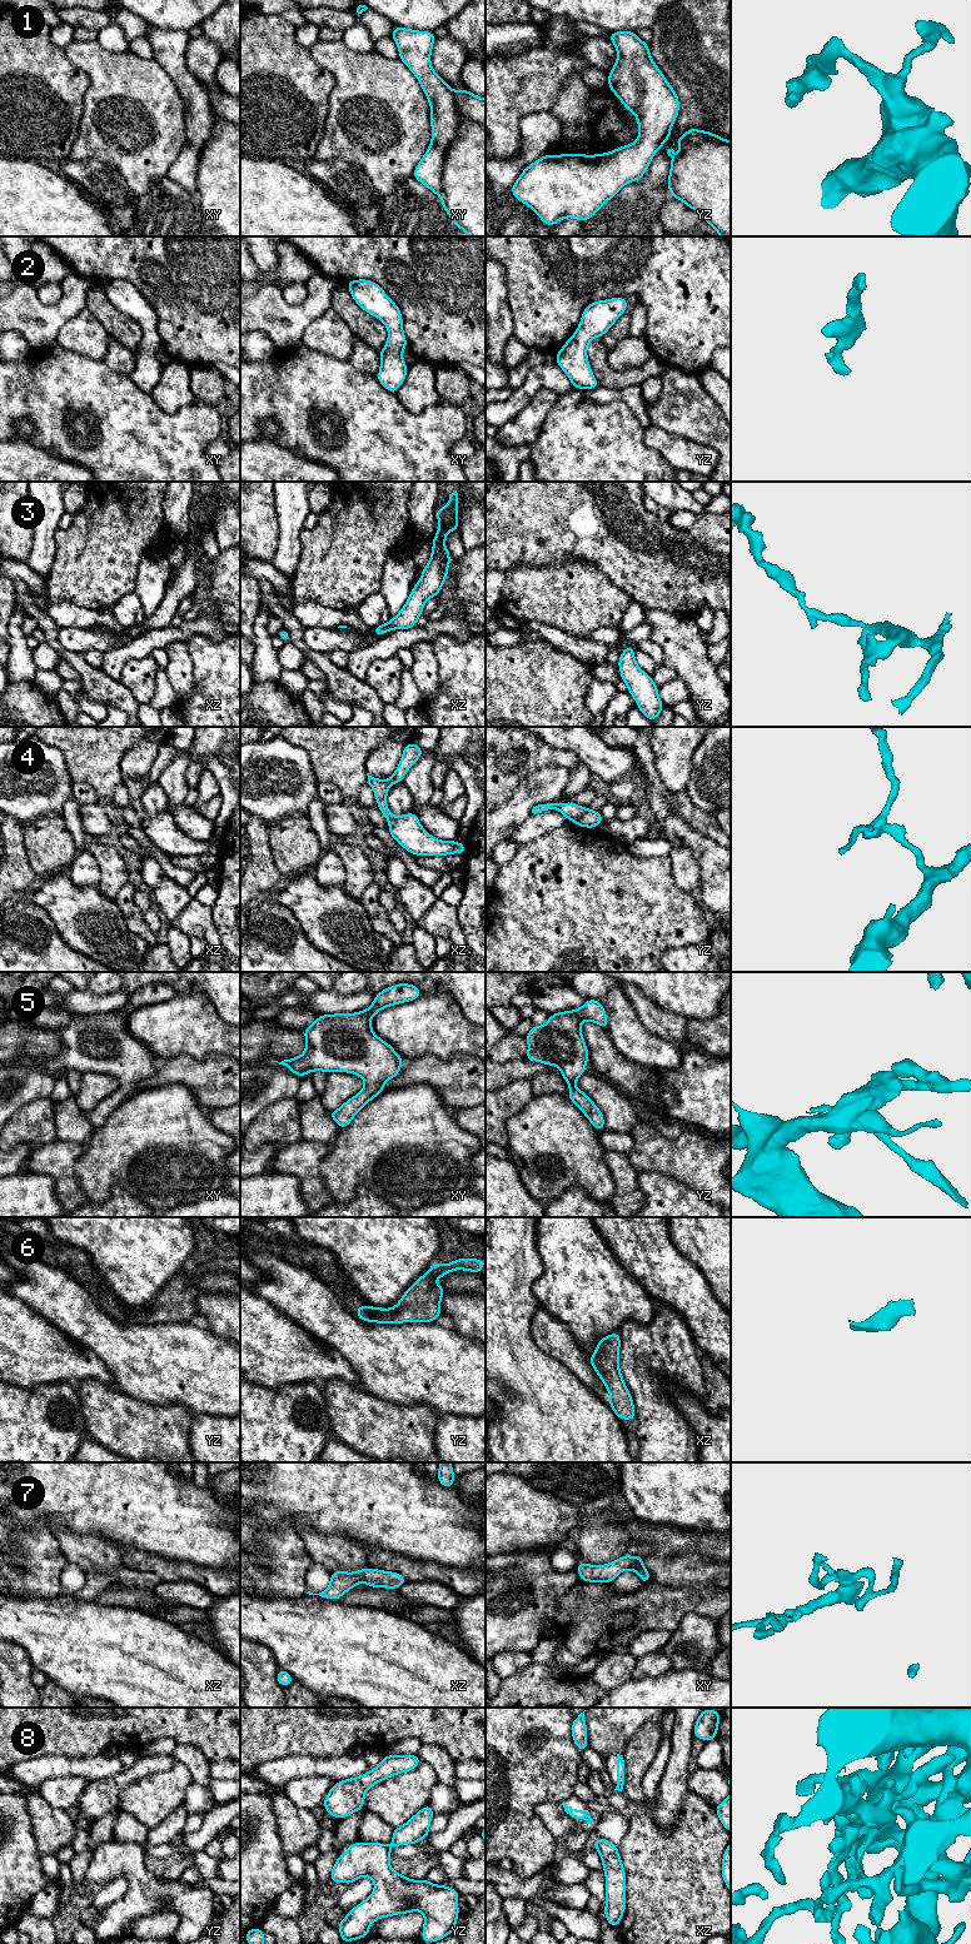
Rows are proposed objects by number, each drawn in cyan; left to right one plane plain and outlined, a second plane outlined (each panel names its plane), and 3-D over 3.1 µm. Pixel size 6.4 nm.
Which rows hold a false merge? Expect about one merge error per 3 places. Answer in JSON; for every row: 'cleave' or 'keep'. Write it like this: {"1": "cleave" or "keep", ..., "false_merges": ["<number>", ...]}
{"1": "keep", "2": "keep", "3": "cleave", "4": "keep", "5": "keep", "6": "keep", "7": "keep", "8": "keep", "false_merges": ["3"]}

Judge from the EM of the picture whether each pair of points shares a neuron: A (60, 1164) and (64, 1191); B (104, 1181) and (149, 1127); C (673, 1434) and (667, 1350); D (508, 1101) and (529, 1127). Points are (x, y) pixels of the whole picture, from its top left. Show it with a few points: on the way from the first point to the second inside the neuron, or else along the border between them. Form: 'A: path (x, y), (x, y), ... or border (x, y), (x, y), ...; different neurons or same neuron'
A: path (63, 1170), (64, 1185); same neuron
B: path (115, 1167), (142, 1141); same neuron
C: path (656, 1412), (650, 1395), (646, 1370); same neuron
D: border (533, 1096), (507, 1121), (506, 1131), (509, 1141); different neurons

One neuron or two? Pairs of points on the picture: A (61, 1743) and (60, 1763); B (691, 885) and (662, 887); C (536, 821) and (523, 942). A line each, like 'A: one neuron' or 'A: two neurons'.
A: two neurons
B: two neurons
C: two neurons

